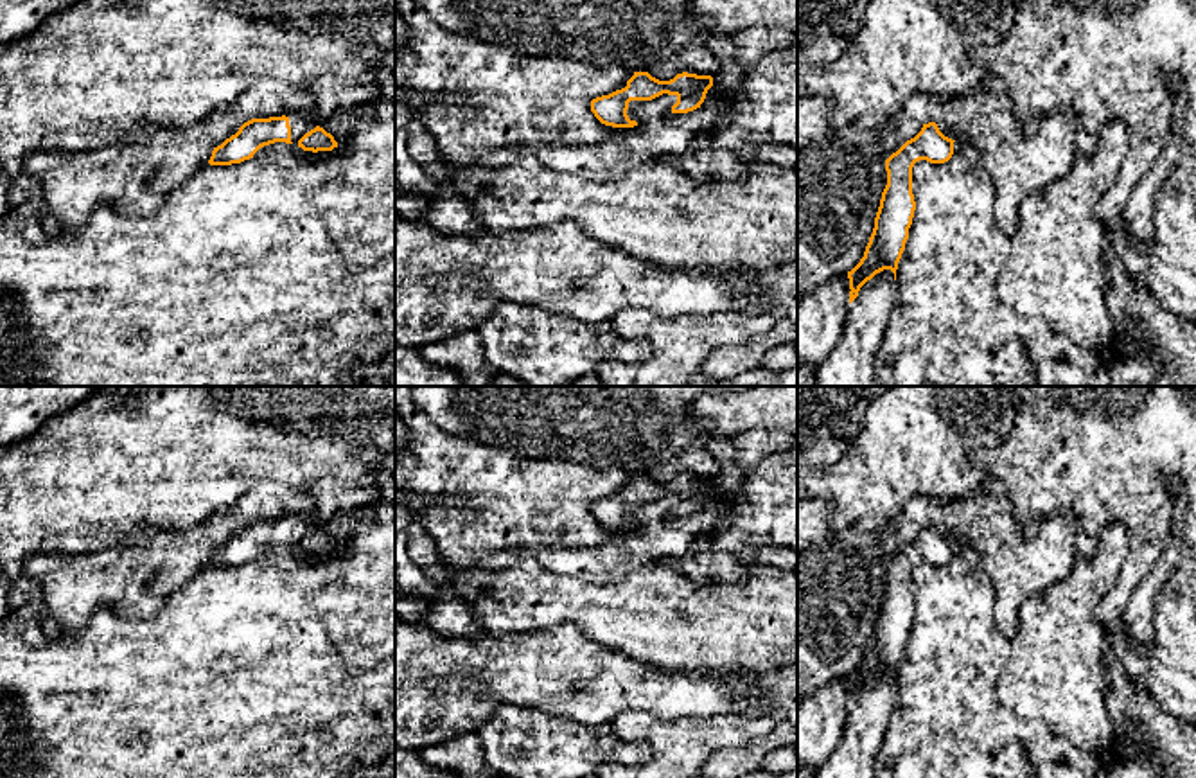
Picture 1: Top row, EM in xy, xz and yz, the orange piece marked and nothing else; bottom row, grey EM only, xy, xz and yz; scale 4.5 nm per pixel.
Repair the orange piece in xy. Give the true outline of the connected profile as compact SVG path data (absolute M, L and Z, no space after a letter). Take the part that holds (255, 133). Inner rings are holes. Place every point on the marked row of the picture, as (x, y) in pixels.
M293 113L289 117L251 119L244 122L235 135L214 147L210 165L232 165L253 158L253 155L269 144L286 142L303 151L332 151L338 142L309 113Z

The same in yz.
M936 122L923 124L921 131L907 140L885 160L887 185L882 192L875 228L860 262L848 271L849 304L860 287L876 273L891 270L896 280L898 262L909 239L916 201L912 194L912 167L919 160L945 164L954 155L952 138L945 137Z

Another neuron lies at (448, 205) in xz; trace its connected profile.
M453 189L440 190L431 199L431 208L426 219L435 230L444 234L487 234L474 214L474 207Z

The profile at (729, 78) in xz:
M708 34L702 43L720 63L720 70L713 75L713 84L724 92L738 92L743 83L743 68L734 59L733 41L729 38Z

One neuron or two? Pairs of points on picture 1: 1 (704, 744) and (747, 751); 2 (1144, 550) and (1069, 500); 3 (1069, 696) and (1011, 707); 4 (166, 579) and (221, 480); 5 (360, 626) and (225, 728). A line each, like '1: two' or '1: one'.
1: two
2: one
3: one
4: two
5: one

